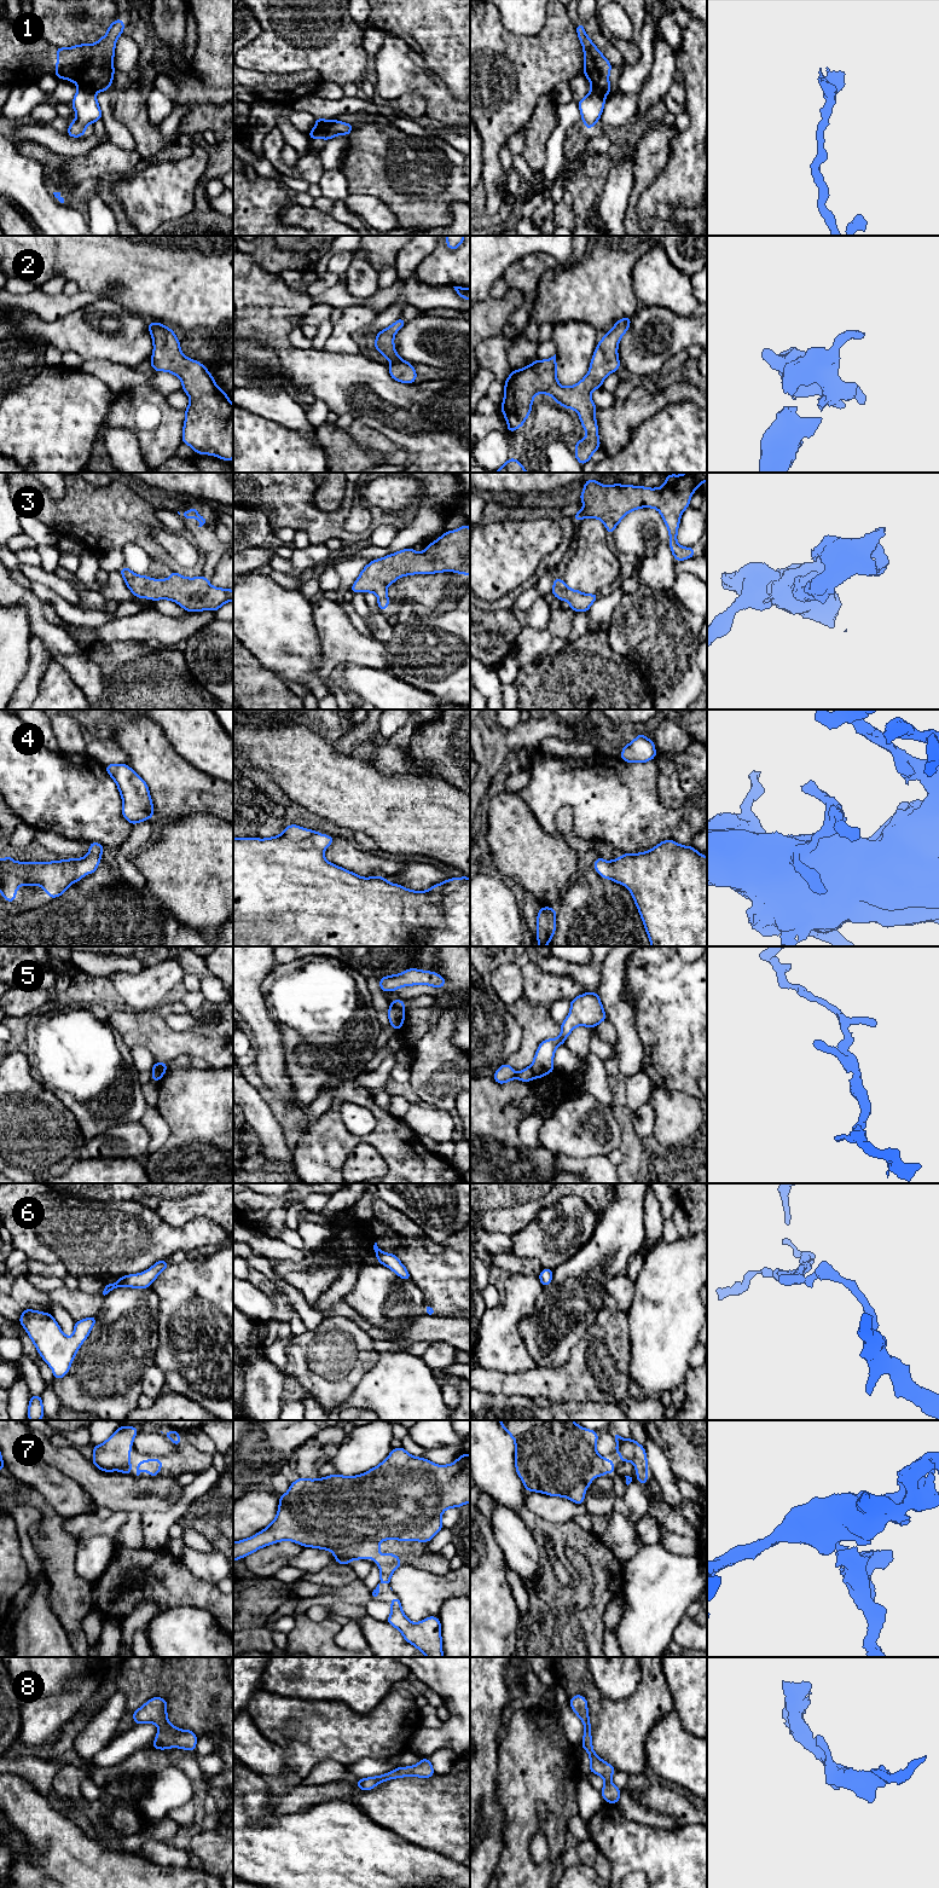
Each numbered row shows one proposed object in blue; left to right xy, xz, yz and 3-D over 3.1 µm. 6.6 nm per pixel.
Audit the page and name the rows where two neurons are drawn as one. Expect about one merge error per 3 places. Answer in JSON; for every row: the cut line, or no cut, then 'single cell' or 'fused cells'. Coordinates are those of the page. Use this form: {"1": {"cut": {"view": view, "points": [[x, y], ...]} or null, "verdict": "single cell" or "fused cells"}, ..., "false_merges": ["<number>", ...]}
{"1": {"cut": {"view": "xy", "points": [[79, 86], [86, 86], [94, 91]]}, "verdict": "fused cells"}, "2": {"cut": null, "verdict": "single cell"}, "3": {"cut": null, "verdict": "single cell"}, "4": {"cut": null, "verdict": "single cell"}, "5": {"cut": {"view": "xy", "points": [[164, 1069], [152, 1071]]}, "verdict": "fused cells"}, "6": {"cut": null, "verdict": "single cell"}, "7": {"cut": null, "verdict": "single cell"}, "8": {"cut": null, "verdict": "single cell"}, "false_merges": ["1", "5"]}

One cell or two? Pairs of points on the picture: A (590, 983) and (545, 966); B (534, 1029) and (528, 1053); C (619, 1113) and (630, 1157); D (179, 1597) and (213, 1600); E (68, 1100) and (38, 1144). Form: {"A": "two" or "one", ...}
{"A": "one", "B": "one", "C": "one", "D": "one", "E": "two"}

